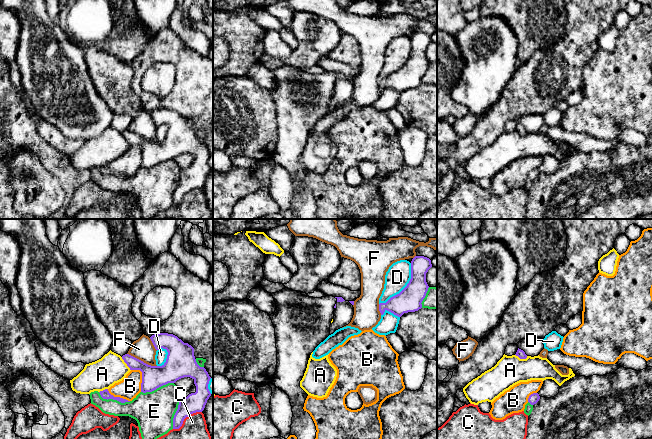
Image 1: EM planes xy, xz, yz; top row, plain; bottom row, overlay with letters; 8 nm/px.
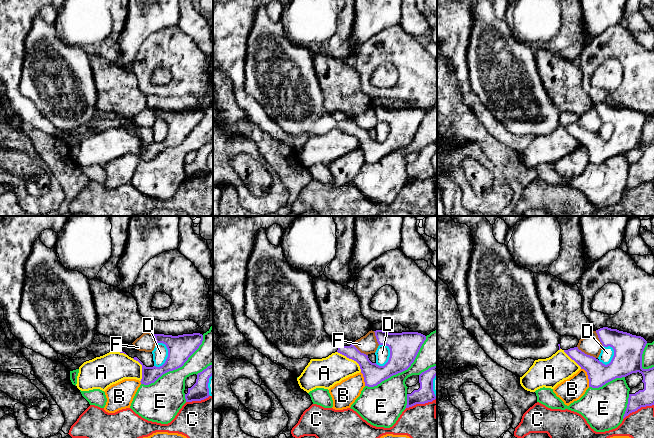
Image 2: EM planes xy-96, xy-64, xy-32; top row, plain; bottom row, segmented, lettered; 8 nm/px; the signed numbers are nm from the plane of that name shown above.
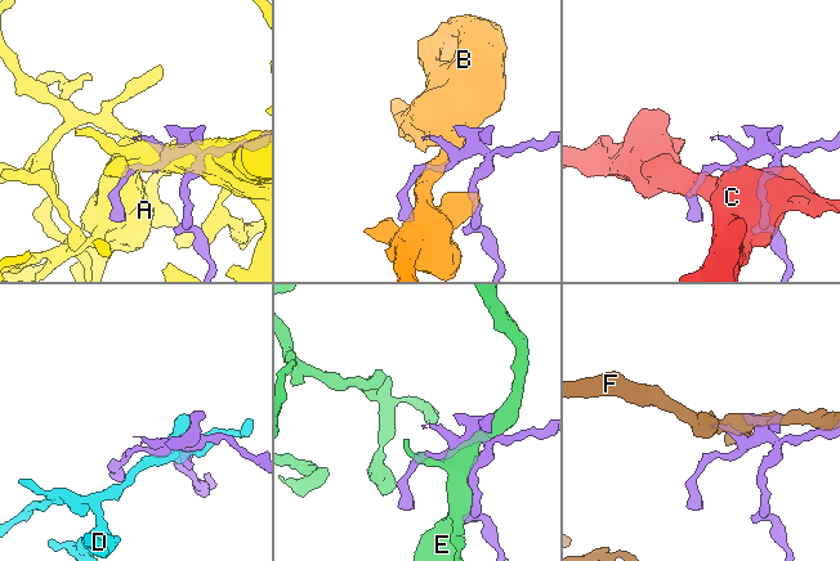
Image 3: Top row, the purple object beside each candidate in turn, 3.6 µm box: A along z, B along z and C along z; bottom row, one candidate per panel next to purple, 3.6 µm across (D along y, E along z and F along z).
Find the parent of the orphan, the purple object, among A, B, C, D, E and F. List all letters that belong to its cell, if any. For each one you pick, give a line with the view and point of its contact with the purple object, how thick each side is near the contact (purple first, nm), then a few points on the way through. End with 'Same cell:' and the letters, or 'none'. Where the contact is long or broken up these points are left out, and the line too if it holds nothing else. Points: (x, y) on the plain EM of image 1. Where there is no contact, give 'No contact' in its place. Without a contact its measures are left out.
Same cell: none

